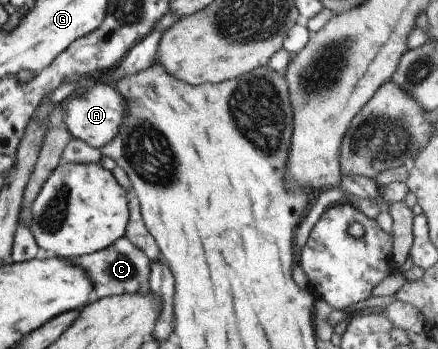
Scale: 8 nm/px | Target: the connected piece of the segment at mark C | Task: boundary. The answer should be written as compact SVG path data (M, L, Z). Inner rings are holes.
M125 236L120 237L120 239L117 239L112 245L106 246L104 249L79 257L64 258L63 260L70 261L72 265L82 269L90 277L92 291L96 293L98 299L122 295L122 293L128 293L128 295L136 293L140 289L140 285L146 283L151 263L148 257L135 245L132 245Z

